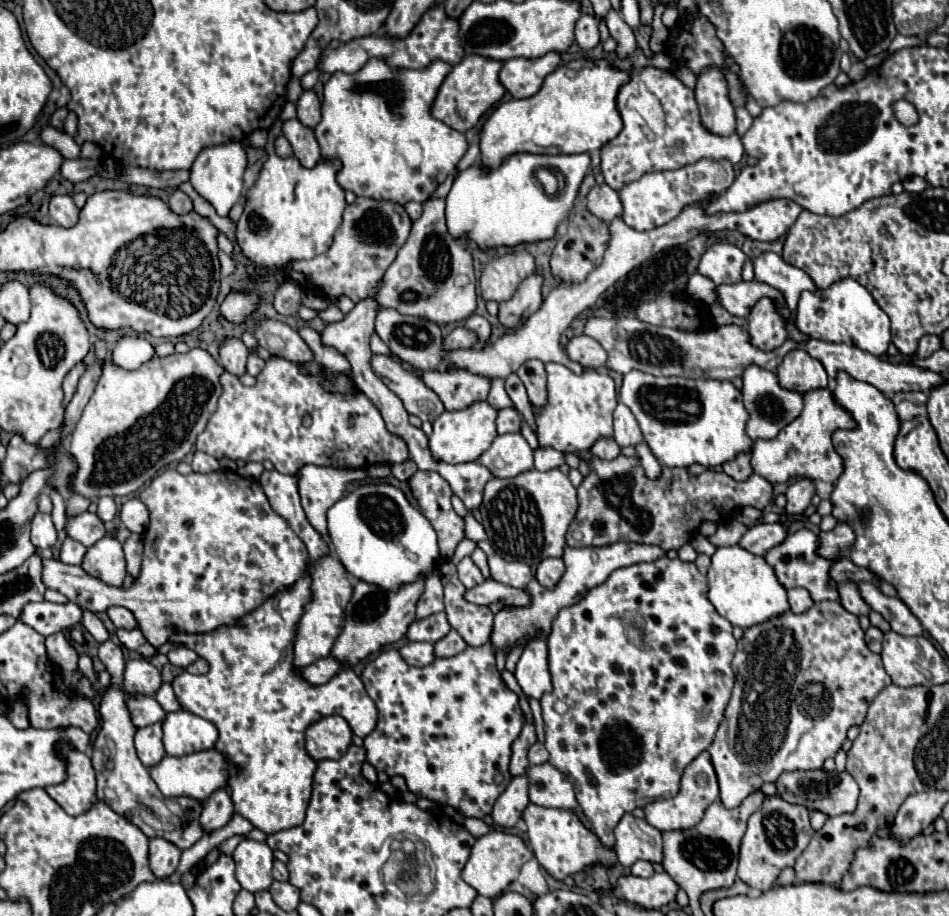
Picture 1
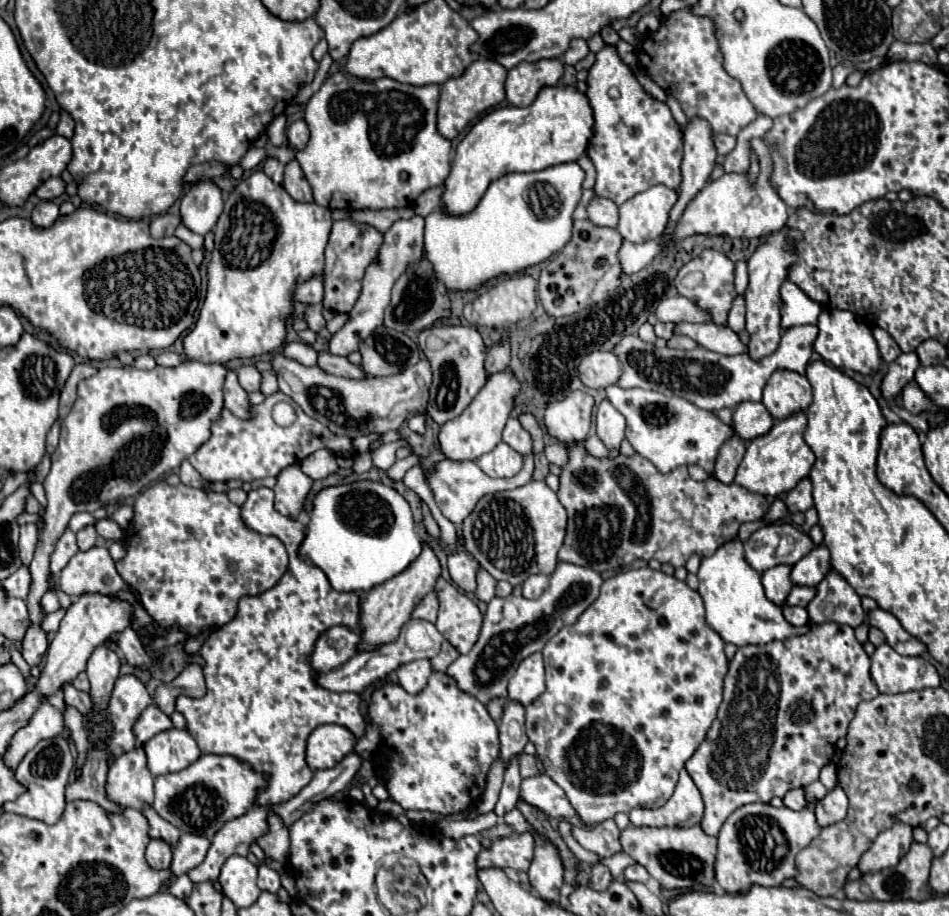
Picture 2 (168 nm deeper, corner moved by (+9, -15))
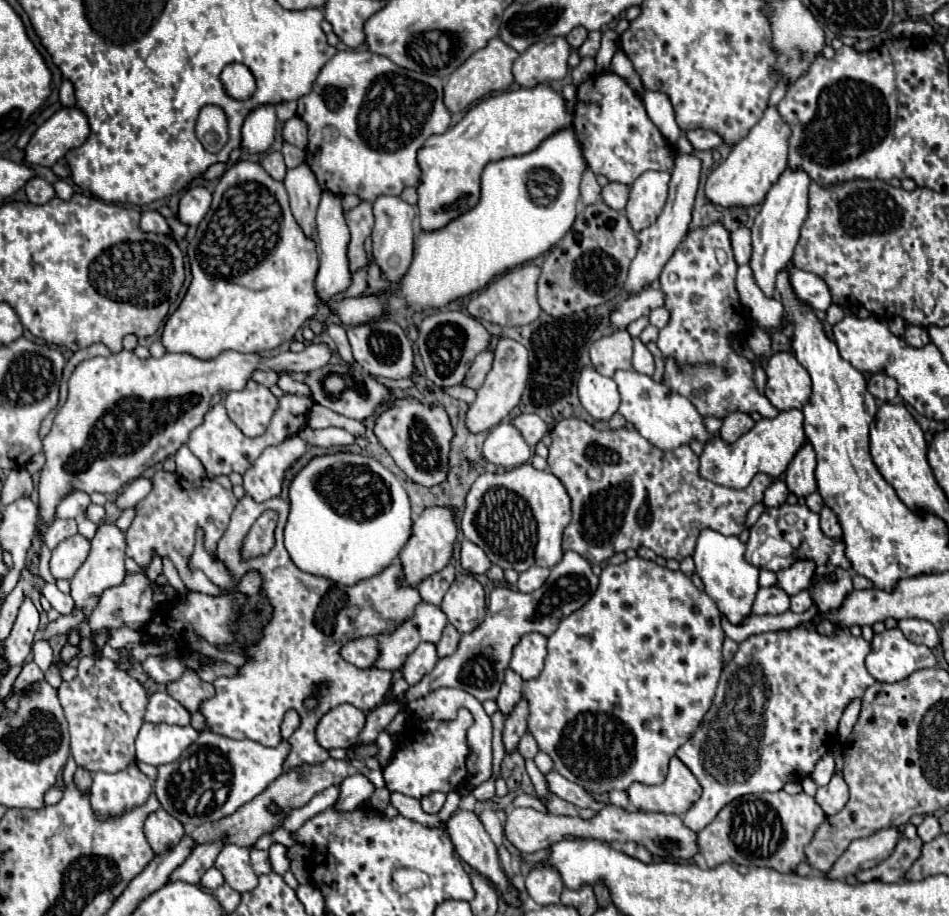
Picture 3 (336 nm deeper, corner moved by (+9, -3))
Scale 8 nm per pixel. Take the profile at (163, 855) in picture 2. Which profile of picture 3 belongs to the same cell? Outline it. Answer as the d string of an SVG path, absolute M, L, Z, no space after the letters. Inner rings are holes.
M158 809L146 819L144 833L146 833L146 839L148 839L150 847L154 849L154 853L164 853L170 847L178 845L178 841L182 839L182 835L186 831L184 831L182 823L178 823L166 811Z

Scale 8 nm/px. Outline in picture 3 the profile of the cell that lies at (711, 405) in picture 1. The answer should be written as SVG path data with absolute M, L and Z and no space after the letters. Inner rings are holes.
M634 369L616 371L614 381L618 385L620 399L622 399L618 413L628 423L632 423L634 429L644 439L648 439L654 447L658 447L662 451L670 451L680 445L690 445L692 441L700 441L702 445L706 445L714 439L714 435L708 433L708 429L704 425L704 417L696 411L696 407L684 395L672 391L664 383L658 383L652 377L642 375Z

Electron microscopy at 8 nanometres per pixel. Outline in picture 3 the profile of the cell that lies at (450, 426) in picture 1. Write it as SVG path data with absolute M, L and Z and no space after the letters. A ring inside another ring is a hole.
M500 337L496 345L496 357L490 373L486 375L482 387L476 391L474 403L468 407L464 423L470 433L486 433L492 427L496 427L504 417L510 415L510 411L520 403L522 391L526 387L528 375L530 375L529 353L524 345L520 345L514 339Z

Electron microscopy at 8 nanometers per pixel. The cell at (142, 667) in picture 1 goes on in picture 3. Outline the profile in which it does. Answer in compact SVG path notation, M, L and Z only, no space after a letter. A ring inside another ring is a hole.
M84 657L78 663L78 675L70 683L62 681L58 699L70 725L70 749L76 765L90 769L92 773L114 773L134 761L134 741L144 723L142 717L148 705L148 695L140 681L110 659Z

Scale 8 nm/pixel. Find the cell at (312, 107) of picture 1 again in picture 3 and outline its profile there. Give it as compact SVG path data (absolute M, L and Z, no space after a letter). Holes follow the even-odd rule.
M298 115L290 117L290 119L284 123L282 135L284 135L284 141L286 141L286 143L292 143L292 145L296 145L296 147L300 147L300 149L304 149L306 143L308 143L308 127L306 127L306 123L304 123Z

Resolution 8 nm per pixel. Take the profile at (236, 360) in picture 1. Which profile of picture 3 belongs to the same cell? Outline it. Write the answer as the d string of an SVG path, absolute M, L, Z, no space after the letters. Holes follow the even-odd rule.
M248 379L242 391L232 391L224 399L224 407L244 435L256 437L266 431L276 409L276 397L270 393L268 387Z

